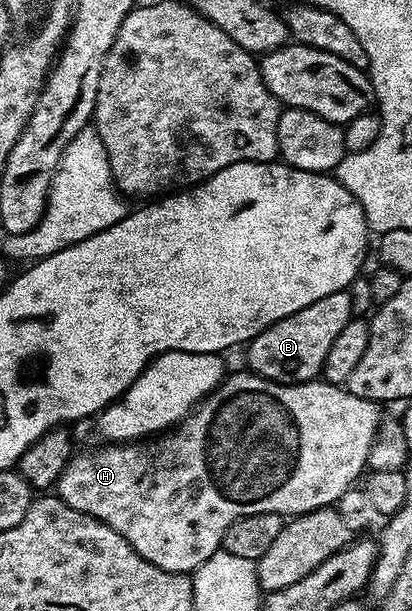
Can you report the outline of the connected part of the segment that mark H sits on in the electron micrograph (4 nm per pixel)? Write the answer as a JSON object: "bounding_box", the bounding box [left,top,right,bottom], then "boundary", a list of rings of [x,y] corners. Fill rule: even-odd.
{"bounding_box":[56,368,384,575],"boundary":[[[243,368],[239,374],[227,373],[217,388],[206,398],[203,398],[190,411],[190,415],[182,419],[169,432],[163,432],[137,442],[106,444],[103,445],[103,450],[90,450],[87,454],[75,453],[71,457],[70,463],[66,465],[65,472],[58,478],[56,494],[64,504],[76,508],[76,512],[84,512],[88,516],[108,524],[108,528],[120,532],[120,536],[124,536],[124,540],[128,540],[128,544],[132,544],[134,551],[146,562],[156,564],[156,568],[167,570],[173,574],[189,575],[219,550],[224,532],[228,532],[228,524],[232,524],[244,516],[252,516],[260,512],[297,516],[313,510],[333,507],[334,501],[344,497],[349,492],[350,485],[358,477],[359,481],[367,469],[366,461],[378,431],[378,423],[384,417],[383,411],[378,410],[381,410],[379,403],[369,402],[360,396],[352,396],[345,388],[333,386],[331,382],[325,380],[273,382],[270,378],[262,378],[249,369]]]}

